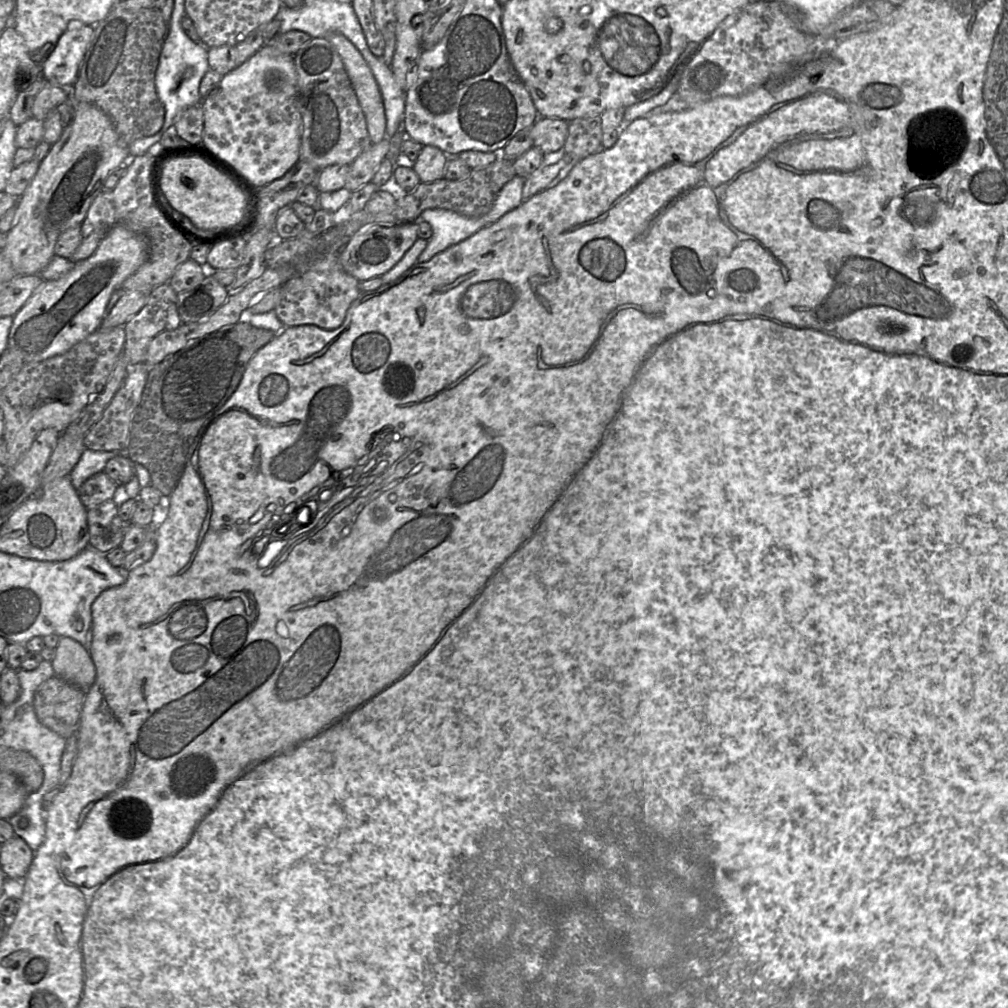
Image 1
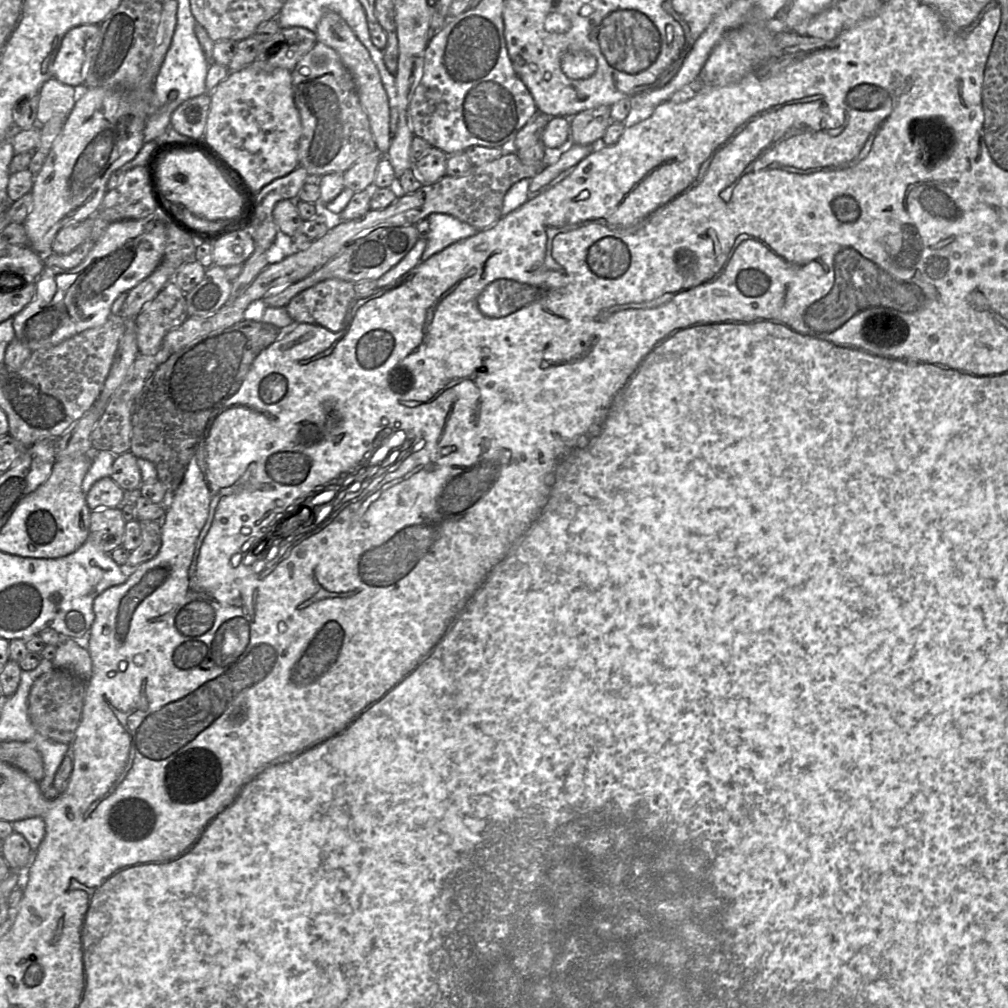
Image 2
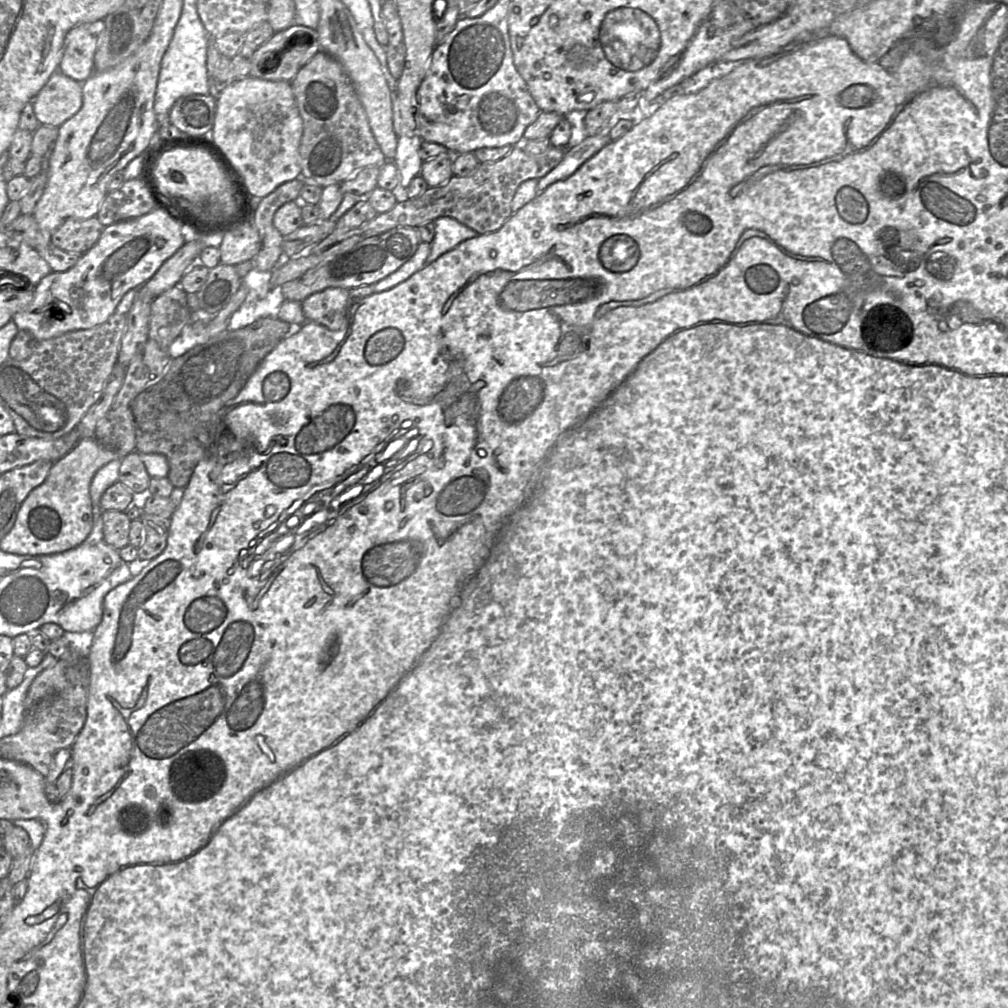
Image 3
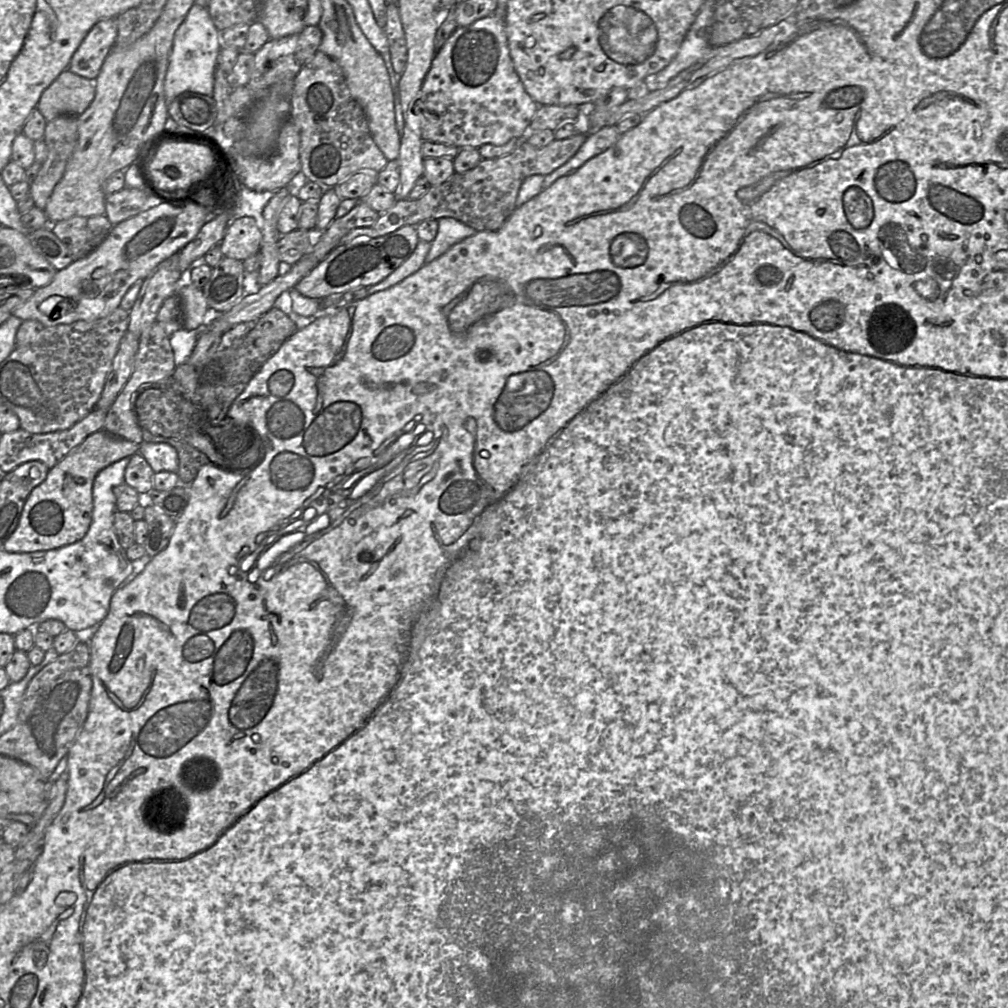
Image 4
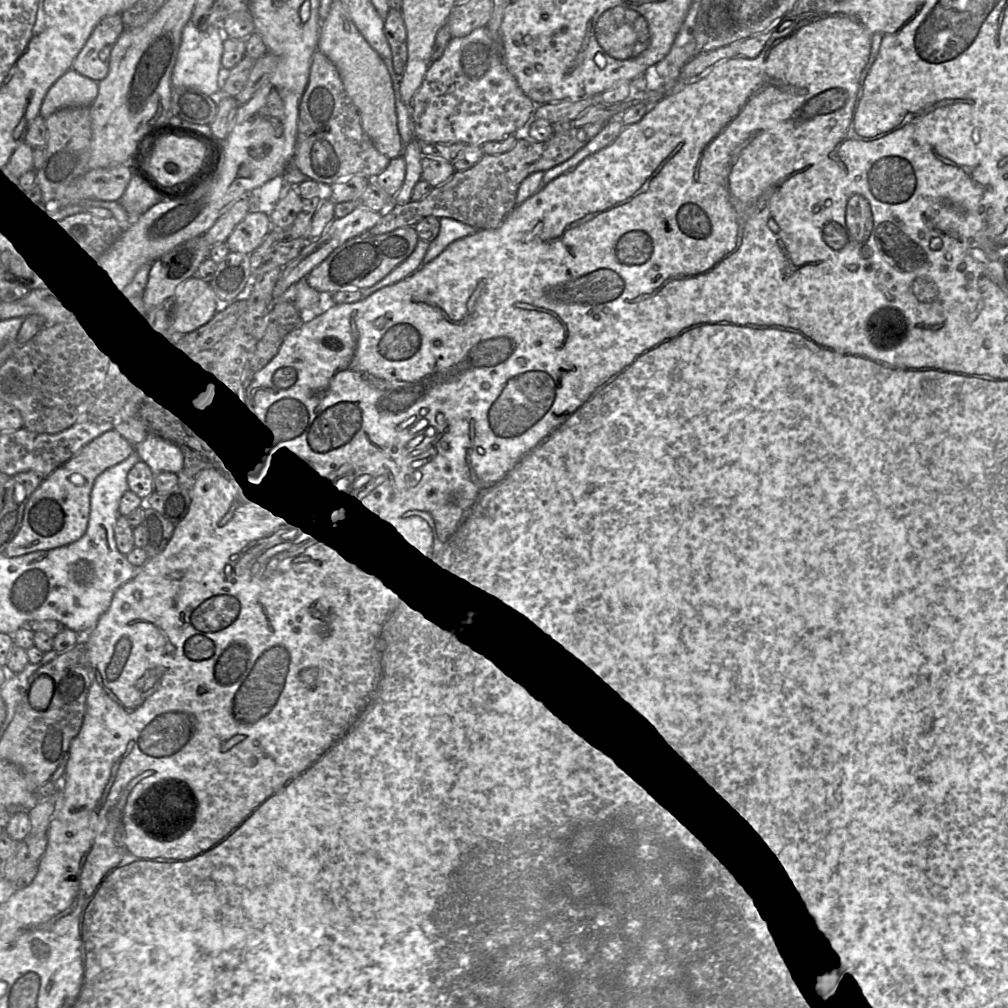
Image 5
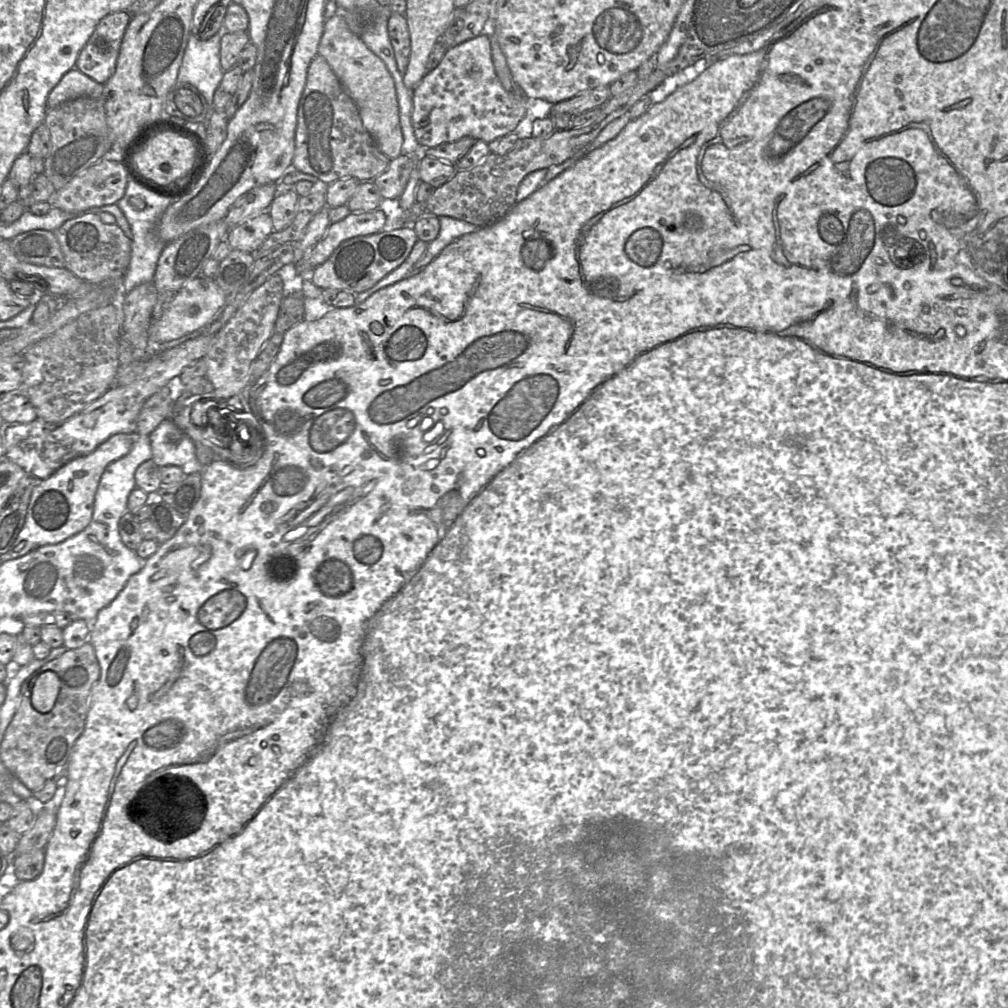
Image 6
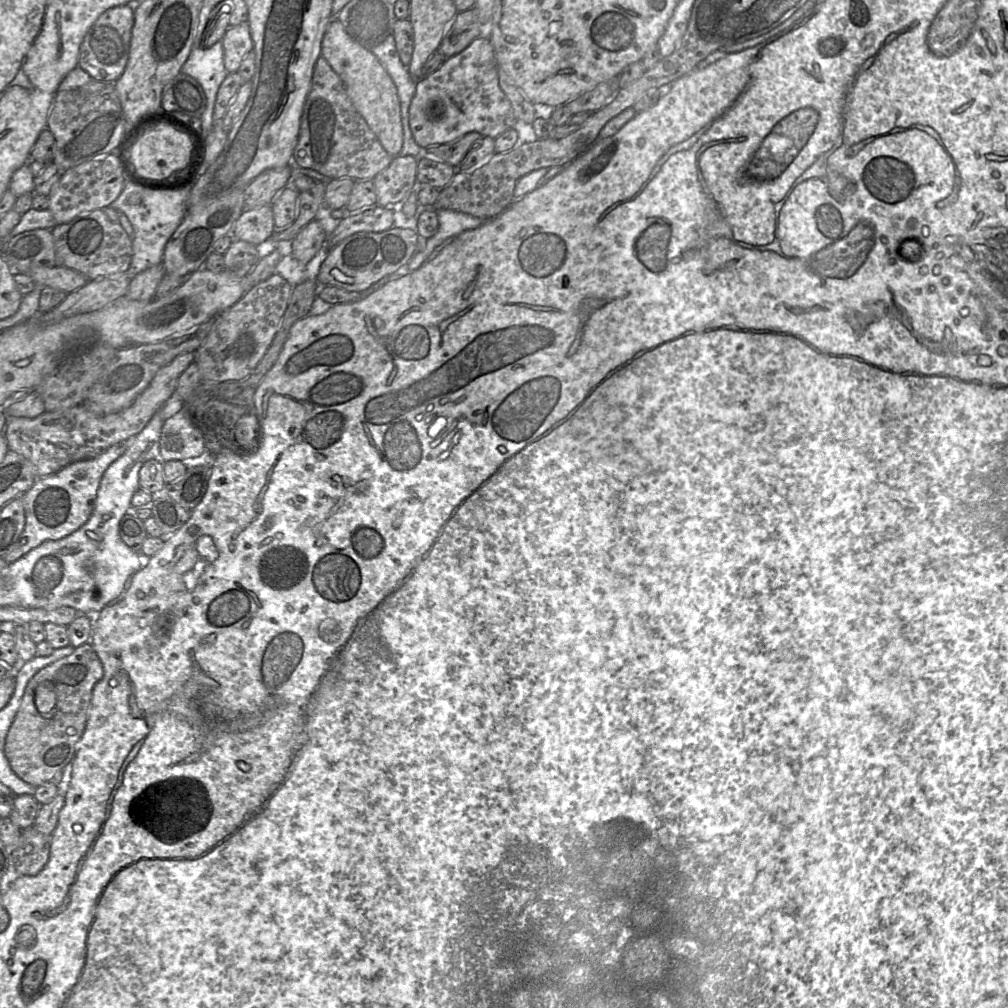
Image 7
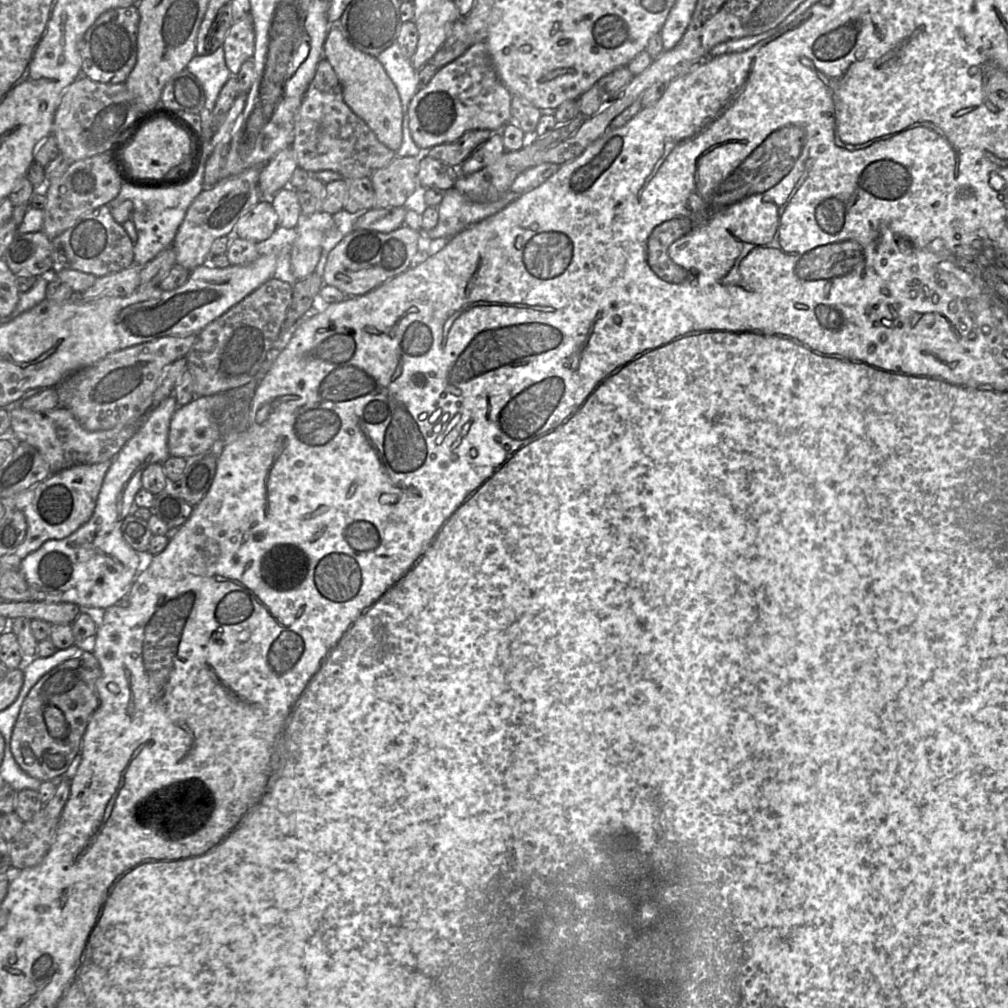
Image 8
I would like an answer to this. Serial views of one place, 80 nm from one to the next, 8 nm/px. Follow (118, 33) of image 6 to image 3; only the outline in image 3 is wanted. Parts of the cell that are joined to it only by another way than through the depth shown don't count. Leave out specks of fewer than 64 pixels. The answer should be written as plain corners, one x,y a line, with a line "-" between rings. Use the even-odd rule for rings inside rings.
98,20
71,29
66,35
59,71
80,83
88,80
95,72
94,56
104,28
104,20

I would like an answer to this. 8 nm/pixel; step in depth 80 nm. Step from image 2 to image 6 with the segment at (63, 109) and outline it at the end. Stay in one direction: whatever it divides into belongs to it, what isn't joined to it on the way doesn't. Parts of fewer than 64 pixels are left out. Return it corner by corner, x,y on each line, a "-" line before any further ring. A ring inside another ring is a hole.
76,67
69,70
47,97
48,108
80,97
102,97
104,84
94,81

